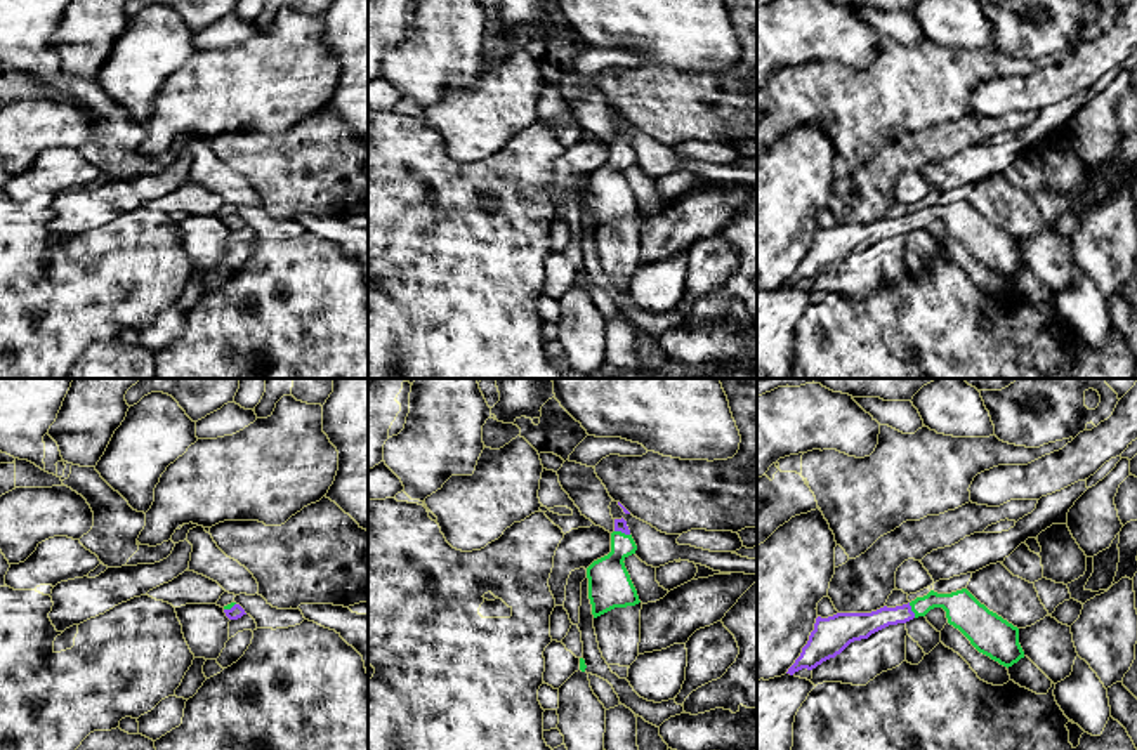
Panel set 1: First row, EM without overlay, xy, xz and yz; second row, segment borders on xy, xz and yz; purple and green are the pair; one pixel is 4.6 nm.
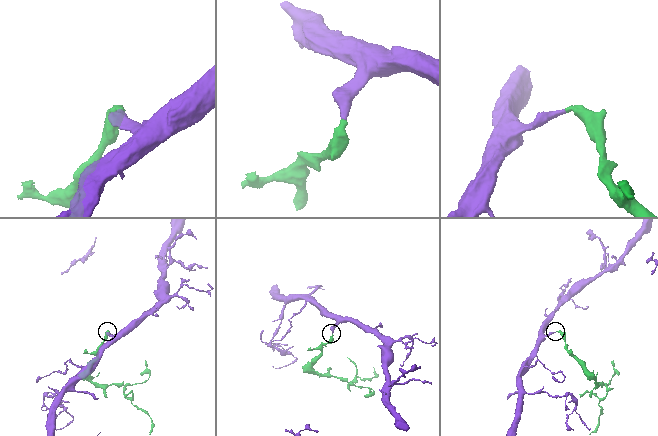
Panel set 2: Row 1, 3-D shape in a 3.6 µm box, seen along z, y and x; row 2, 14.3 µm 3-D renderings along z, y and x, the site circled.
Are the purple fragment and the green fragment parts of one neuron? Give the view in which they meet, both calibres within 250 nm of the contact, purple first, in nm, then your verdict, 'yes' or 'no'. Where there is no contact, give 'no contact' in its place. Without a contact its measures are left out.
contact in xz; calibres 60 and 200 nm; yes

